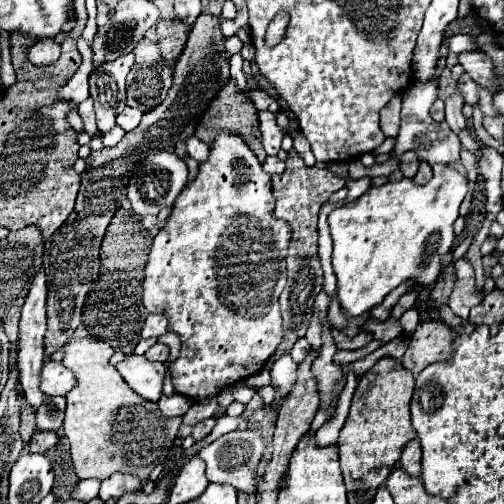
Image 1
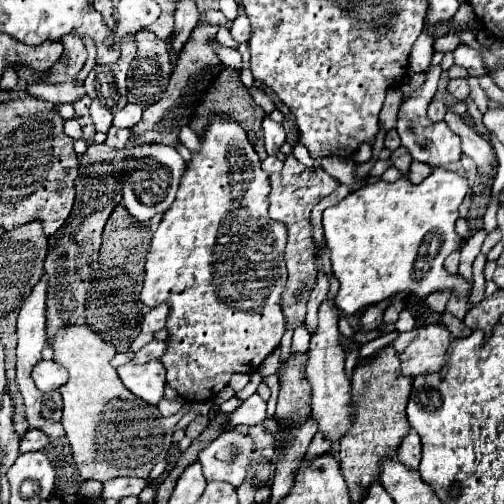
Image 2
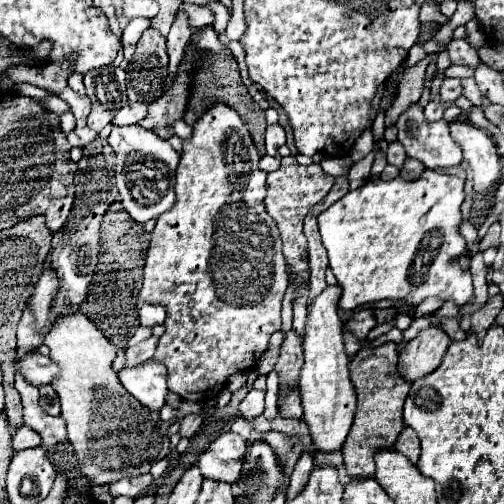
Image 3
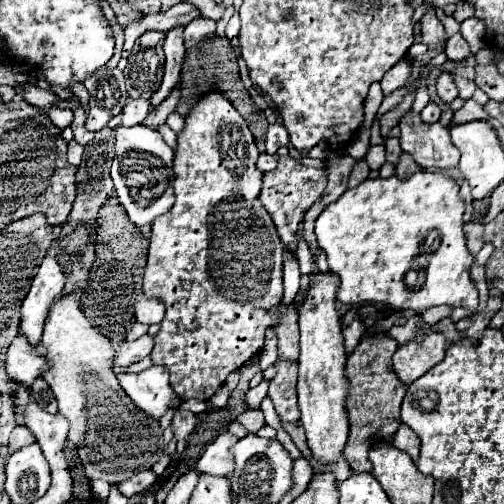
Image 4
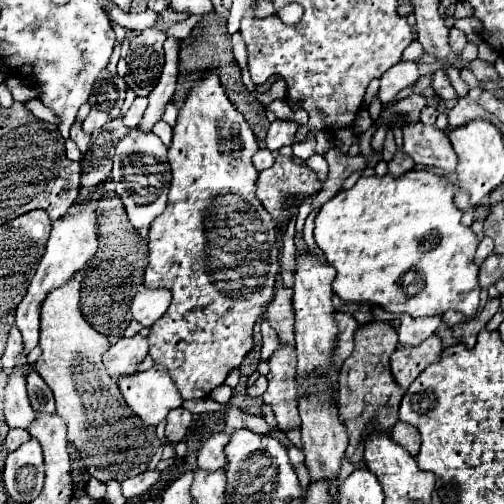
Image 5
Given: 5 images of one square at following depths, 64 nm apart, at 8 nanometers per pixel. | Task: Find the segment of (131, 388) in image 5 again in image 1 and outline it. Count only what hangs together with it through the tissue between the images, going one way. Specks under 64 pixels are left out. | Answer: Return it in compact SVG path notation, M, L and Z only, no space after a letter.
M130 354L116 366L124 382L142 398L158 402L162 394L162 380L166 376L166 364L142 360L142 356Z

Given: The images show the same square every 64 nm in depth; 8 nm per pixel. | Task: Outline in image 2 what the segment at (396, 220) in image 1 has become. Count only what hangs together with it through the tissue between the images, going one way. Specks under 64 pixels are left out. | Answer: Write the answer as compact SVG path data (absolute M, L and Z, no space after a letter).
M436 168L420 184L412 184L408 178L400 178L392 184L378 180L374 184L358 188L356 192L350 192L336 206L326 208L322 214L324 238L326 248L330 250L332 272L340 282L336 306L344 314L354 314L370 304L382 302L396 294L426 298L432 292L444 292L444 290L452 292L456 298L466 298L472 290L472 282L468 282L460 274L450 274L444 268L446 256L464 246L464 240L456 234L454 224L458 220L458 206L462 204L466 192L468 192L466 178L462 178L452 170Z

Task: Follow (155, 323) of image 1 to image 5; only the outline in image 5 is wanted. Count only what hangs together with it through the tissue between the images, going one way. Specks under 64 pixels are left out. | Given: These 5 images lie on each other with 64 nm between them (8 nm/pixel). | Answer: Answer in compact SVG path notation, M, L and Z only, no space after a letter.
M142 284L130 306L132 318L142 326L152 326L168 310L170 300L172 294L168 288L148 288Z

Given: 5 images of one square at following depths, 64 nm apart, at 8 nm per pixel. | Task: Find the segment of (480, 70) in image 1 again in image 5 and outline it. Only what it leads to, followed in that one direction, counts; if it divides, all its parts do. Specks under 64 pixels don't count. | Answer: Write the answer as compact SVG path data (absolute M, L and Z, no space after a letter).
M450 28L450 46L452 46L456 52L460 52L460 50L464 48L464 44L466 44L466 34L460 32L458 28Z

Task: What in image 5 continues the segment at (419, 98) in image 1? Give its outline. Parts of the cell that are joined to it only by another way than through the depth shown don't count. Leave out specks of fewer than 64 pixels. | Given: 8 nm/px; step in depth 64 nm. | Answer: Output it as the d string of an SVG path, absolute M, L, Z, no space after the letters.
M422 122L404 128L404 152L422 166L452 172L456 168L456 152L446 132L436 126L428 128Z

